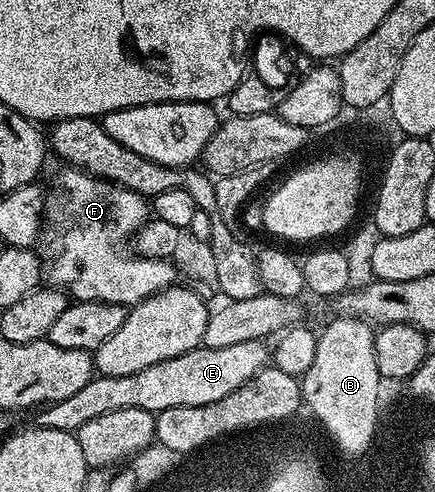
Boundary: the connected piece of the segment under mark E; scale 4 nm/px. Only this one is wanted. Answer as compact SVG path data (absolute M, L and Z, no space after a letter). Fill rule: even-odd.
M260 340L236 342L236 346L219 348L199 346L176 358L156 362L156 366L148 366L148 370L140 370L136 374L95 375L84 386L84 390L76 390L72 398L53 401L45 409L47 412L40 420L41 427L77 433L78 428L84 426L84 422L100 418L100 414L108 414L108 410L135 408L157 414L169 408L220 402L220 398L228 398L228 394L247 384L254 375L267 367L265 364L271 359L272 352L269 347L265 348L266 346Z

